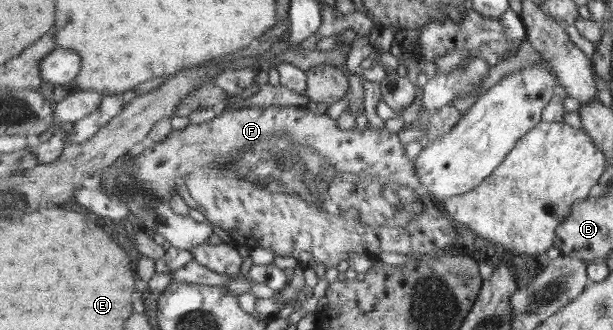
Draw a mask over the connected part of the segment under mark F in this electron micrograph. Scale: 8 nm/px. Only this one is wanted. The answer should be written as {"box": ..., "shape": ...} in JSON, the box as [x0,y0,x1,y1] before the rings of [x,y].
{"box":[128,104,463,269],"shape":[[[282,104],[223,110],[212,120],[188,126],[185,130],[172,130],[162,142],[157,144],[138,142],[128,152],[128,156],[134,156],[132,176],[139,181],[138,188],[147,189],[154,196],[160,196],[165,200],[170,200],[174,196],[174,192],[177,191],[186,202],[188,216],[193,220],[197,222],[208,221],[220,226],[220,228],[232,235],[236,244],[272,249],[275,256],[292,256],[292,258],[299,261],[302,268],[311,269],[318,266],[318,264],[323,264],[325,268],[334,268],[342,260],[348,260],[350,252],[366,254],[373,258],[384,254],[384,252],[422,256],[437,254],[438,250],[448,248],[448,246],[456,249],[456,240],[460,238],[460,231],[463,228],[456,224],[454,220],[448,220],[446,214],[438,208],[434,199],[430,197],[428,189],[422,185],[422,181],[418,178],[415,161],[406,156],[404,145],[400,142],[400,136],[397,133],[390,132],[385,127],[383,129],[374,129],[367,126],[364,130],[358,130],[351,124],[350,128],[342,128],[338,125],[338,119],[330,118],[328,114],[318,115],[307,107]]]}

